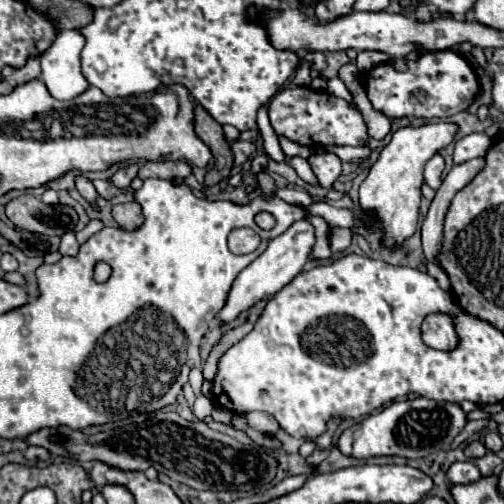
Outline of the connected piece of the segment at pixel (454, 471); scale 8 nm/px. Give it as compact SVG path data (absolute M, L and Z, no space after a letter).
M465 460L465 462L451 464L451 468L447 470L447 476L449 476L451 484L469 484L469 482L475 482L477 478L481 478L481 472L473 460Z

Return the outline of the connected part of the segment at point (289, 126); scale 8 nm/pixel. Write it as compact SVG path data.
M291 84L291 86L283 88L269 102L269 118L271 118L271 126L277 136L303 144L307 148L313 148L315 144L361 146L369 138L363 116L355 106L349 106L343 98L337 98L329 92L315 92L309 86Z

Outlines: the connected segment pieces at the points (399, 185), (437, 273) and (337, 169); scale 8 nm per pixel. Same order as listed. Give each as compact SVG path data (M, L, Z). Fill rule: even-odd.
M445 120L427 122L421 126L403 126L393 132L391 142L379 152L377 162L371 166L367 178L359 188L359 204L363 210L371 210L381 220L387 246L395 246L415 232L425 164L435 154L439 154L439 150L449 146L457 132L459 126Z
M429 262L429 264L427 264L427 272L429 272L429 274L437 280L437 282L439 282L439 286L441 286L445 292L451 292L451 282L449 282L449 276L447 276L447 274L445 274L445 272L437 266L437 264L431 264L431 262Z
M331 152L329 154L313 154L309 158L309 164L323 188L331 188L333 182L341 176L341 160Z

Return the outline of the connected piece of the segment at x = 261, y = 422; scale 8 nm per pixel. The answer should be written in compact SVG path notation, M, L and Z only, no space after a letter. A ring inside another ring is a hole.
M233 412L233 416L241 416L247 420L247 424L253 428L253 430L259 430L263 434L275 434L279 430L279 424L273 416L269 414L263 414L263 412Z

